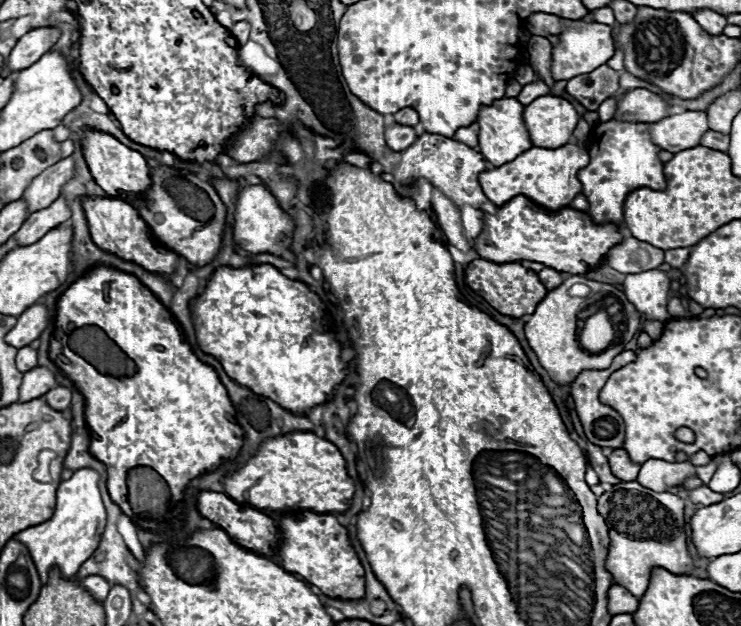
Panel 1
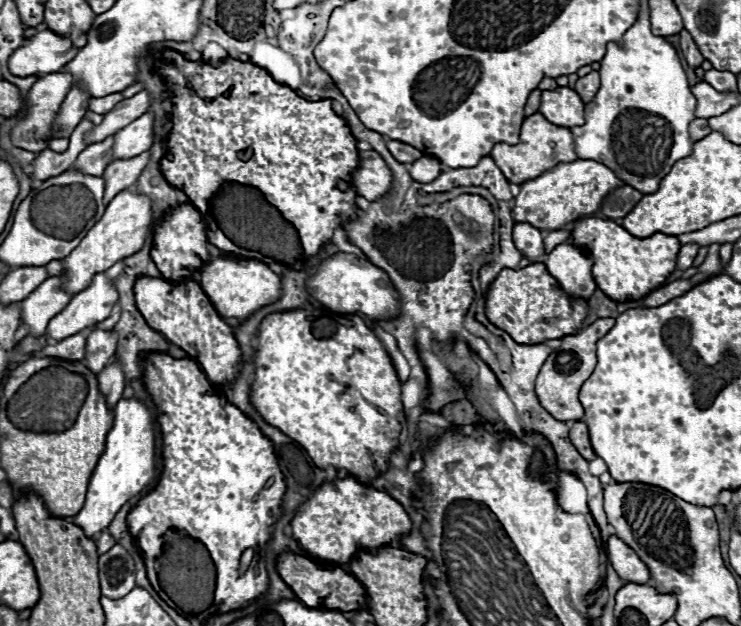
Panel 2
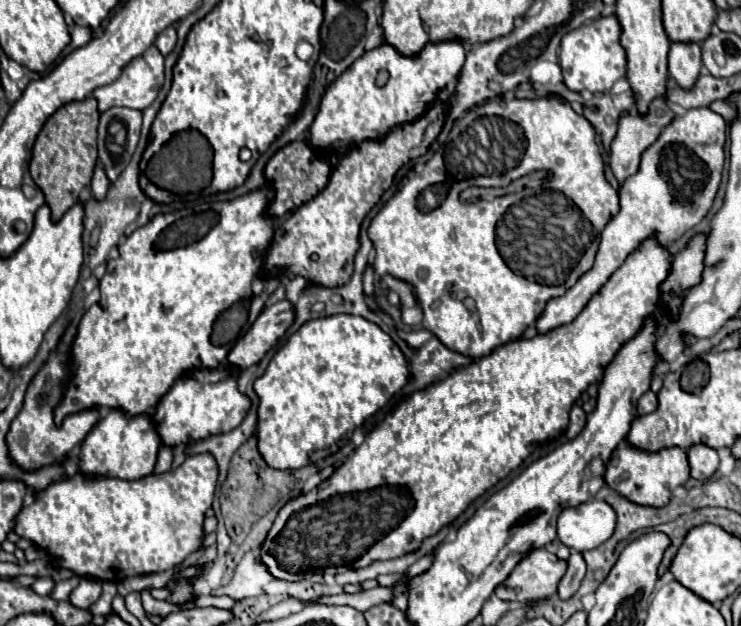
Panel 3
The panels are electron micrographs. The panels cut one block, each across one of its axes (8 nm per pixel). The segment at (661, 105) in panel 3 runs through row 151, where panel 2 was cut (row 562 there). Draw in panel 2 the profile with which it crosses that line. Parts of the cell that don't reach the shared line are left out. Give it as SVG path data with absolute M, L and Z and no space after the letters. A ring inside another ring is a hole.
M618 536L608 538L608 560L624 582L644 584L650 578L648 566Z

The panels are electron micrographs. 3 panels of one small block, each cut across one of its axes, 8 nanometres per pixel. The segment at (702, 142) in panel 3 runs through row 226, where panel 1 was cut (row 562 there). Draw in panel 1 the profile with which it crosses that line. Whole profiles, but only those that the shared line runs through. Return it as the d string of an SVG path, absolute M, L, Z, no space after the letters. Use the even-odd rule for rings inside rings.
M634 482L614 484L598 498L598 512L606 518L610 550L606 556L606 570L612 574L614 584L626 588L640 598L650 580L654 566L666 568L672 574L690 574L692 556L686 548L684 536L684 500L670 492L654 492Z

